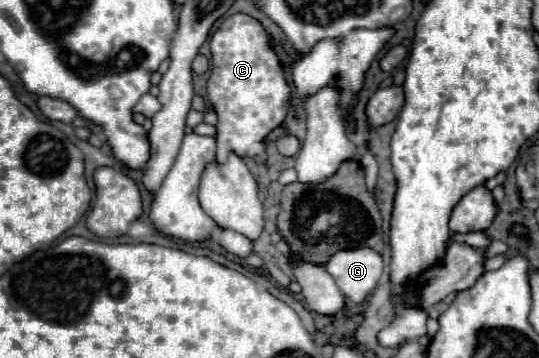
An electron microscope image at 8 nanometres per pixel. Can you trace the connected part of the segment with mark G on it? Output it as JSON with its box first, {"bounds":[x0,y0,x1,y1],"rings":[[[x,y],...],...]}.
{"bounds":[325,248,383,302],"rings":[[[351,248],[335,252],[325,268],[349,300],[363,302],[383,274],[383,258],[373,248]]]}

